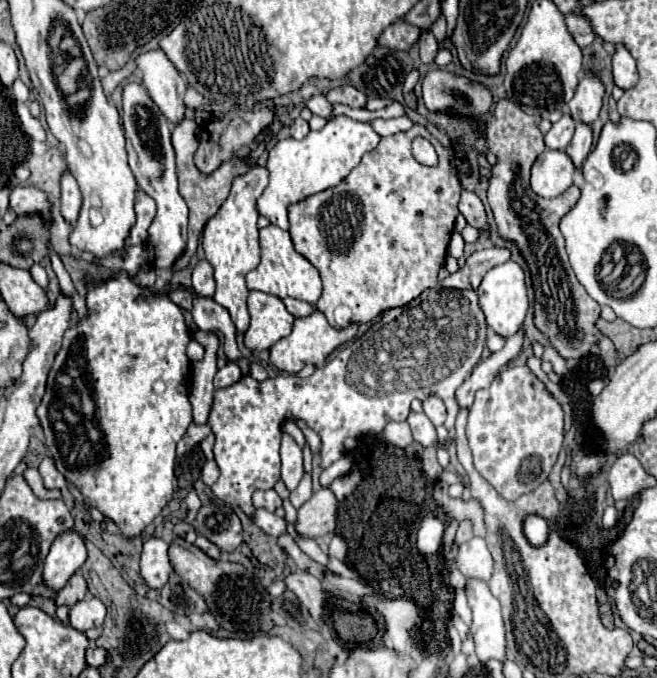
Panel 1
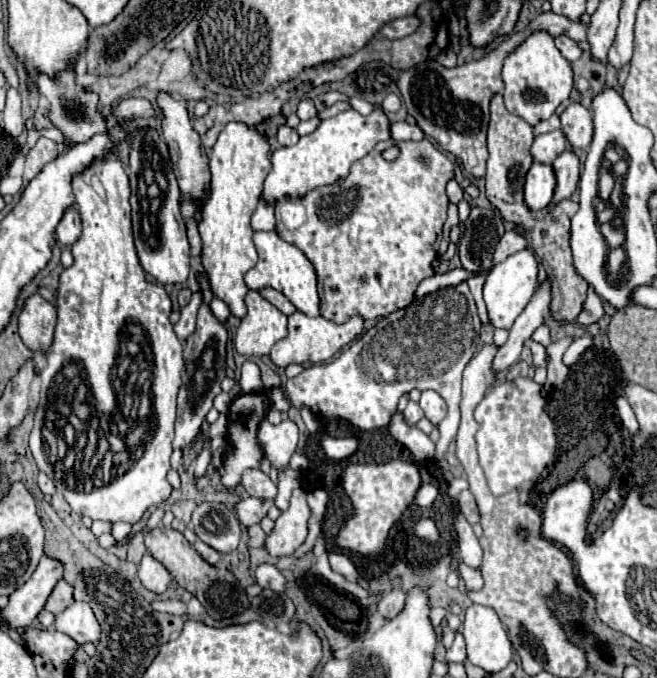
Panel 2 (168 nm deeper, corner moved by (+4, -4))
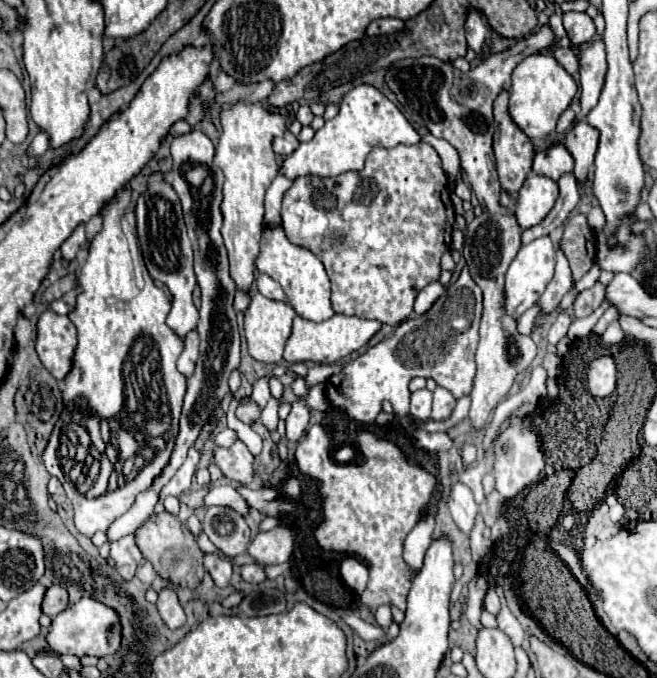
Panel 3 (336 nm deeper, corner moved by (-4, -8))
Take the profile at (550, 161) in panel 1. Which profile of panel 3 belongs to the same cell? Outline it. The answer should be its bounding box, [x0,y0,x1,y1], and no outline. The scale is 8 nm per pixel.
[515,172,559,230]

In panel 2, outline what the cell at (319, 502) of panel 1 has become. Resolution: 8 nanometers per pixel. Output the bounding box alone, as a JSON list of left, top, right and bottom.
[263,488,311,558]

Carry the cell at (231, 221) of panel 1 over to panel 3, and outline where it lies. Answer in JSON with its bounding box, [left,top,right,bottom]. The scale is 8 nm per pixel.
[215,102,285,292]

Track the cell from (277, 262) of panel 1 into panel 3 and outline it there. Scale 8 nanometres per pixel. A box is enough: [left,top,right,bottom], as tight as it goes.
[257,226,335,322]

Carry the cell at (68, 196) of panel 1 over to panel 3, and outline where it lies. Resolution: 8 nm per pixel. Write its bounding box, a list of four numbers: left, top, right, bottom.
[61,224,87,260]

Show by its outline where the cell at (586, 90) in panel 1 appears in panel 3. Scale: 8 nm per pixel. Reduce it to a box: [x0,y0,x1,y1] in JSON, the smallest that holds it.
[565,120,599,180]

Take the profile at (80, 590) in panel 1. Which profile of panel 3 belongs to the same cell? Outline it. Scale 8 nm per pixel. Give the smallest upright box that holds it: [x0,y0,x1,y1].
[43,586,69,616]

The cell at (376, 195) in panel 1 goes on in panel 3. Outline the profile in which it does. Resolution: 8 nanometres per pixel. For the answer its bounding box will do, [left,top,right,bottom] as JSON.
[281,144,455,324]

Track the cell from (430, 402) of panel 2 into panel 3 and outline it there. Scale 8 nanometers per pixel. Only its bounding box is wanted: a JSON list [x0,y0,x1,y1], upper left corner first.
[431,388,455,420]

